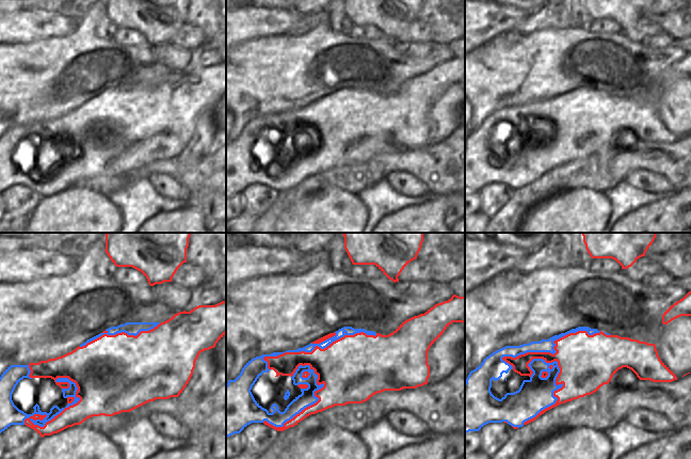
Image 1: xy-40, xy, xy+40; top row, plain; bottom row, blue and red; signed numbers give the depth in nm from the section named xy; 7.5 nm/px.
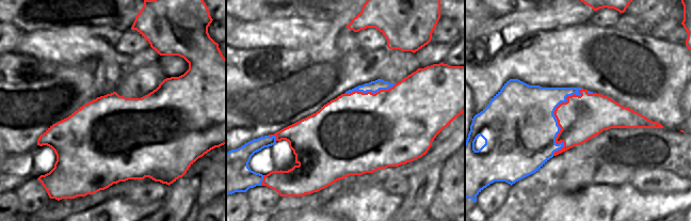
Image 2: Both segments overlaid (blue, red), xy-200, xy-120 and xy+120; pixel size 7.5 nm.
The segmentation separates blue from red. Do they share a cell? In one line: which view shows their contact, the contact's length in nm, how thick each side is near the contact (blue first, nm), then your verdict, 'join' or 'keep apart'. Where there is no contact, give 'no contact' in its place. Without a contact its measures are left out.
xy-40 | 500 nm | 80/160 nm | join

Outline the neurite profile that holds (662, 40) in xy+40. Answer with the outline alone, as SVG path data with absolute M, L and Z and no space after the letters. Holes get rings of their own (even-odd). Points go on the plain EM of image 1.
M661 32L655 36L648 36L644 38L641 43L653 49L661 49L670 46L674 41L675 39L670 34Z

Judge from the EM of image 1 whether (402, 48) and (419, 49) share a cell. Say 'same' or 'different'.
same

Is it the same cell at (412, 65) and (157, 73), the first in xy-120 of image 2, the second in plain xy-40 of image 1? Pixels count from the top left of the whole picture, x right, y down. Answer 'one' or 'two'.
two

